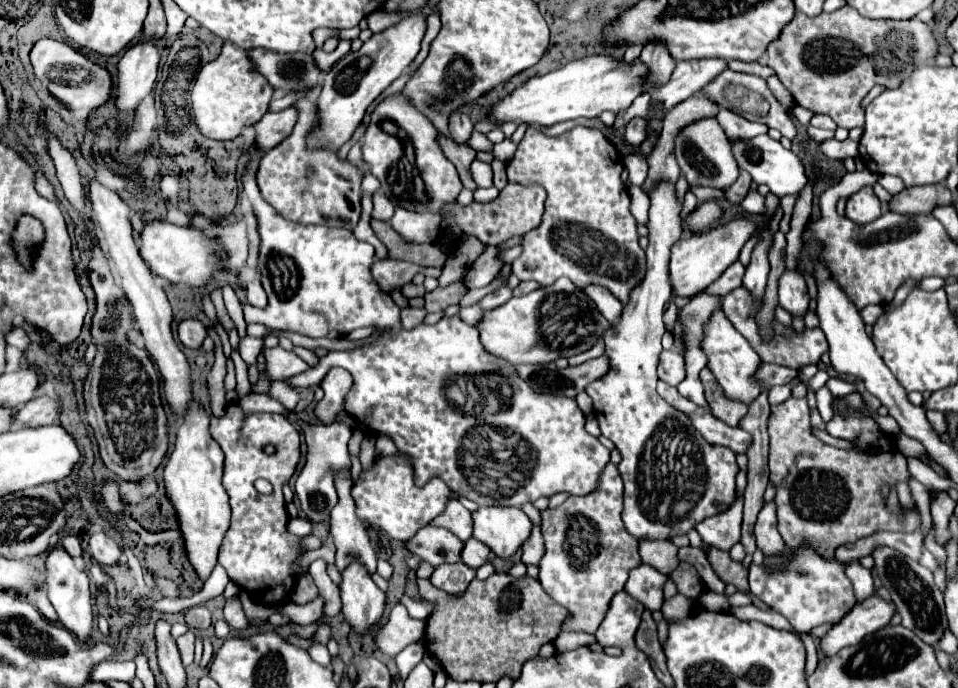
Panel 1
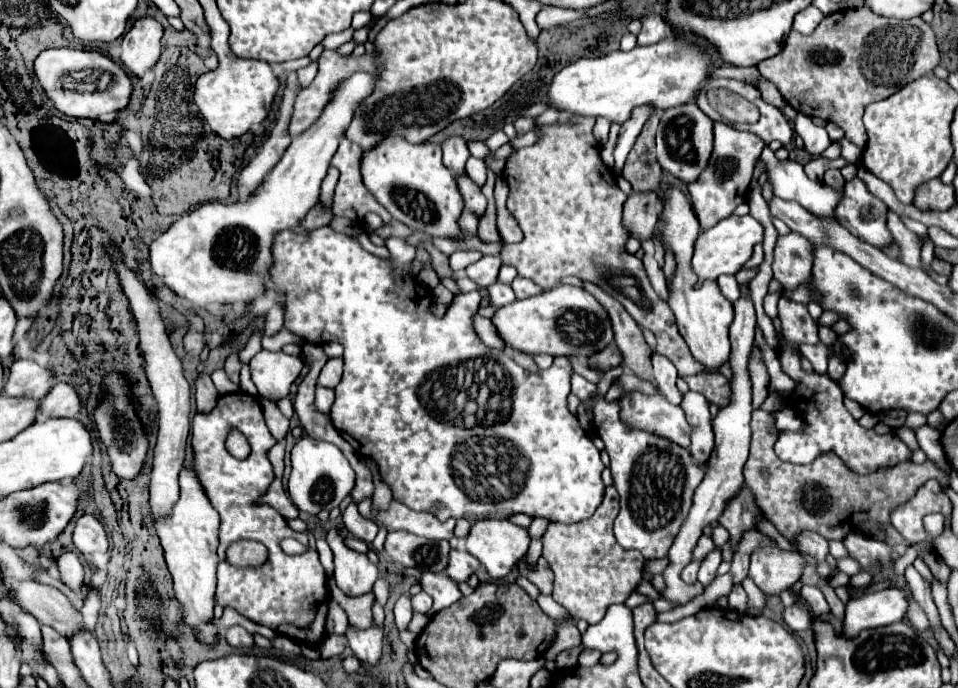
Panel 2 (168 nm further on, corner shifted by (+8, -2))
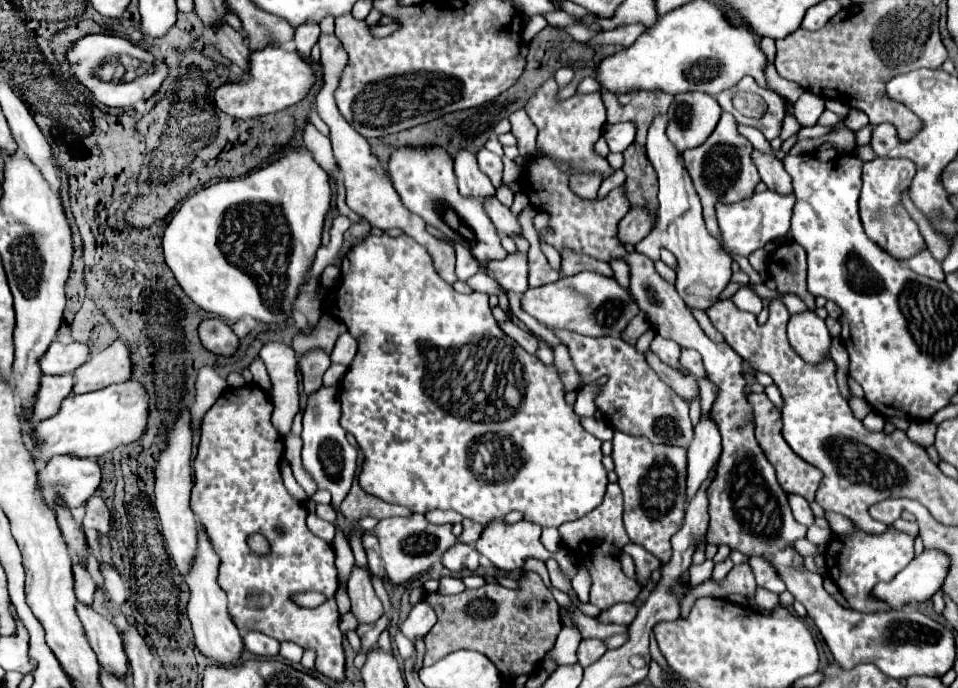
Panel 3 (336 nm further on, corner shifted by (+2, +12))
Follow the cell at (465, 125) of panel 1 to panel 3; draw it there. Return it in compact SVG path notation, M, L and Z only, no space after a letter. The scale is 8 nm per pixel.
M460 150L456 154L454 172L456 172L458 188L460 188L462 196L486 200L486 198L492 198L496 194L496 188L492 186L488 176L484 176L484 172L480 172L480 168L476 164L476 156L472 152Z

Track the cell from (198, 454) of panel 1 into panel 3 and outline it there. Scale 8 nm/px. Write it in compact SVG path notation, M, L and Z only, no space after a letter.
M200 528L200 548L198 548L196 560L192 564L192 570L184 576L186 584L190 586L190 602L188 602L186 614L192 622L192 630L196 636L196 648L200 650L200 654L210 658L216 666L236 666L238 658L244 650L244 642L242 642L242 636L240 636L236 624L228 616L226 594L216 584L216 576L218 576L218 556L212 550L210 540L204 536L204 532Z

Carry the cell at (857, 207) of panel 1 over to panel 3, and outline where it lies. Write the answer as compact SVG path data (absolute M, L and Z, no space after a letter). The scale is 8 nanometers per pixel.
M876 158L864 164L864 186L860 194L860 220L872 242L898 260L908 260L926 248L926 242L918 230L918 224L910 218L902 206L902 192L910 188L916 168L910 160L896 158Z

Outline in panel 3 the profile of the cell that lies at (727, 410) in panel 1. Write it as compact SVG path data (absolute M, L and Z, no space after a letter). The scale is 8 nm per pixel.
M682 350L680 354L680 364L690 370L694 376L702 378L706 372L704 372L704 366L702 366L702 360L700 360L700 354L696 350Z

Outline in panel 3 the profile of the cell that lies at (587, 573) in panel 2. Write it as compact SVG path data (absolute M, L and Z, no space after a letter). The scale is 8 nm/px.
M608 484L606 486L606 494L604 500L598 508L594 508L588 516L562 524L560 528L562 534L562 542L566 548L570 548L572 552L580 554L580 558L584 560L584 564L590 570L592 576L592 588L590 588L590 604L598 606L600 610L606 610L618 602L634 602L636 596L640 594L640 586L636 584L636 580L626 578L626 574L620 568L618 556L624 548L624 544L628 544L628 534L624 532L624 524L622 524L622 492L618 484Z

